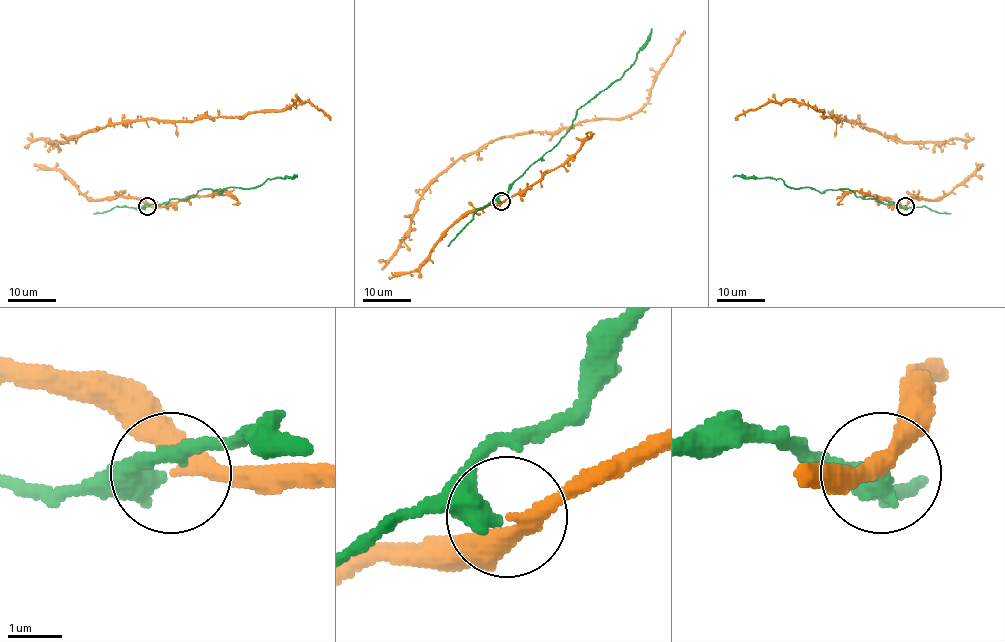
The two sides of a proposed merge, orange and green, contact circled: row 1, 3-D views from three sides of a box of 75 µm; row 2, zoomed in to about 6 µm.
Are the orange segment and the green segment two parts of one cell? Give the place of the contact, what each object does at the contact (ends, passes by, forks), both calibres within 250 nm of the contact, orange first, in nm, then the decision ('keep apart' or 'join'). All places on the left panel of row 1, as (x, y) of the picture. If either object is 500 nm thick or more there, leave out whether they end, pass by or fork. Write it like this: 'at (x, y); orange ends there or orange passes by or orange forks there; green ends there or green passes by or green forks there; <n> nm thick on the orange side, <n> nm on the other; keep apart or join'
at (147, 206); orange passes by; green passes by; 280 nm thick on the orange side, 340 nm on the other; keep apart

